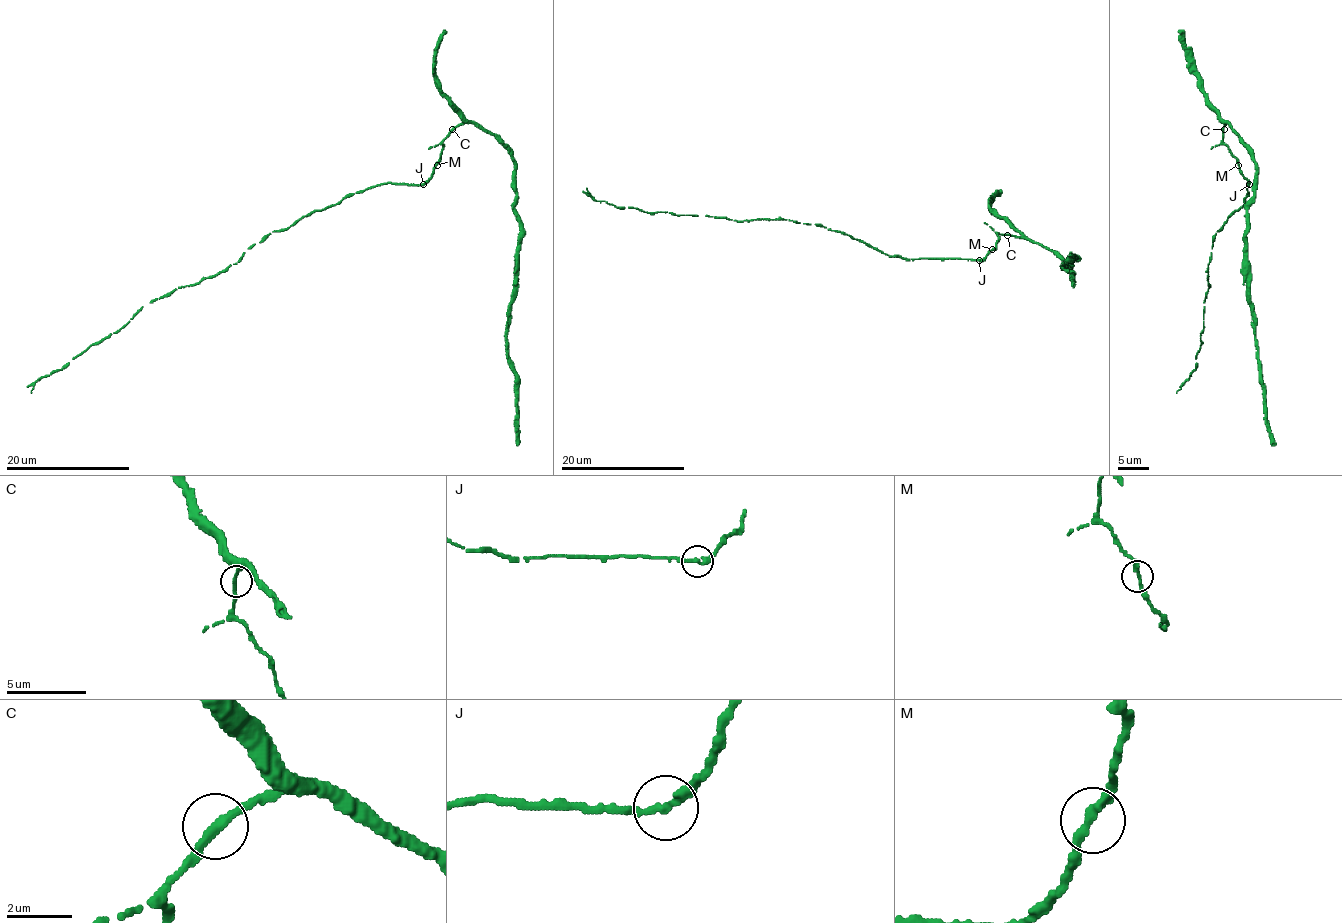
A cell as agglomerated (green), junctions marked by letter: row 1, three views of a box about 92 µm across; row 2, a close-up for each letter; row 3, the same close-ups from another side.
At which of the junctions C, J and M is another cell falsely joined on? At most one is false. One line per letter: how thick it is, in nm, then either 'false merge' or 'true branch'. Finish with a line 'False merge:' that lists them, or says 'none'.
C: calibre 280 nm; true branch
J: calibre 280 nm; true branch
M: calibre 280 nm; true branch
False merge: none

